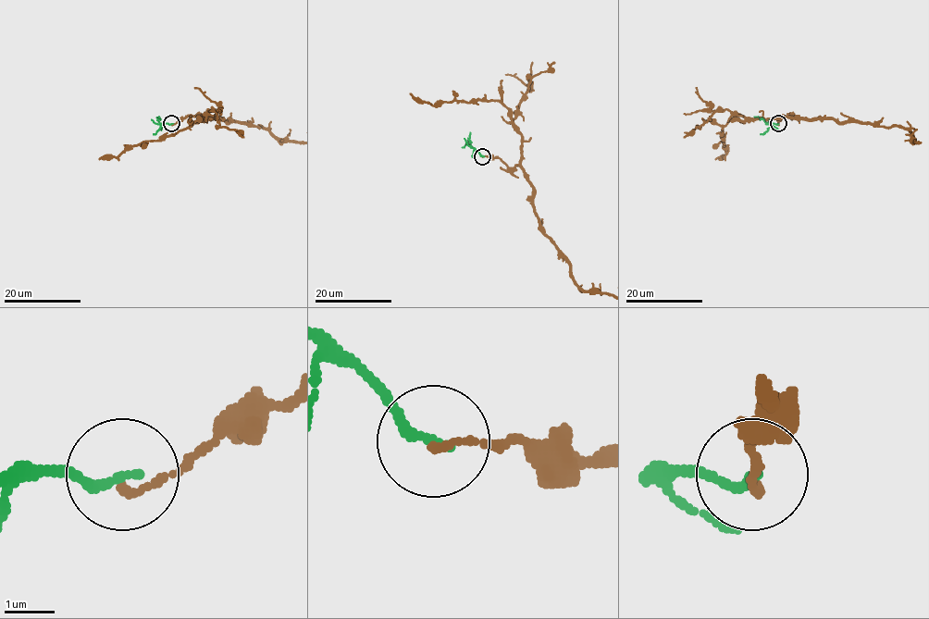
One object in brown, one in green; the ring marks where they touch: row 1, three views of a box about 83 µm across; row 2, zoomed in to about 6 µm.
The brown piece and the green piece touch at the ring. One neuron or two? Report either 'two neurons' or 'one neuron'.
two neurons

